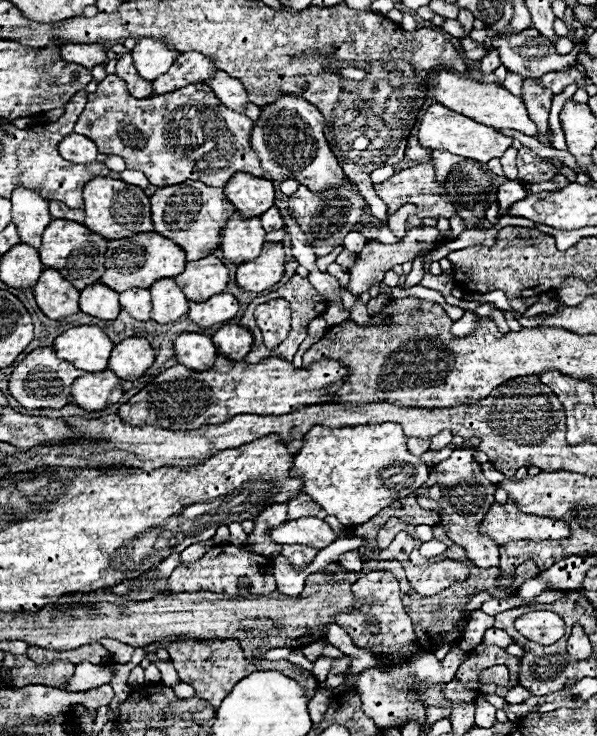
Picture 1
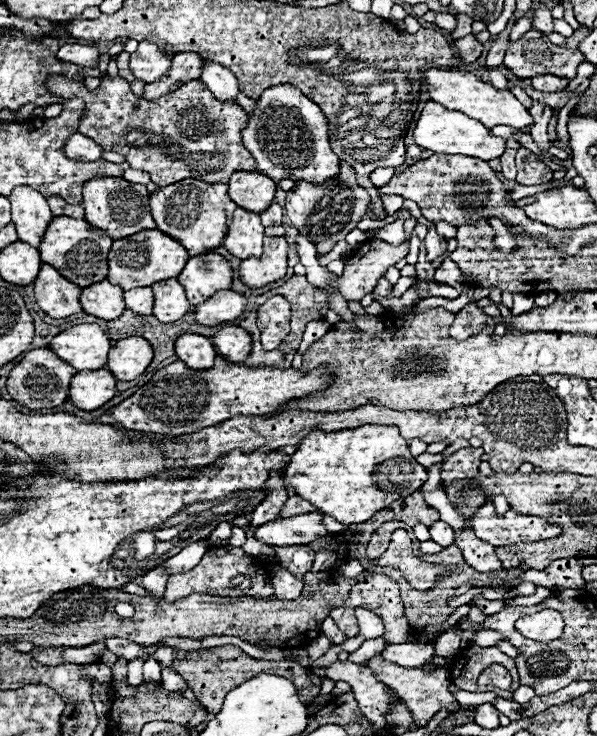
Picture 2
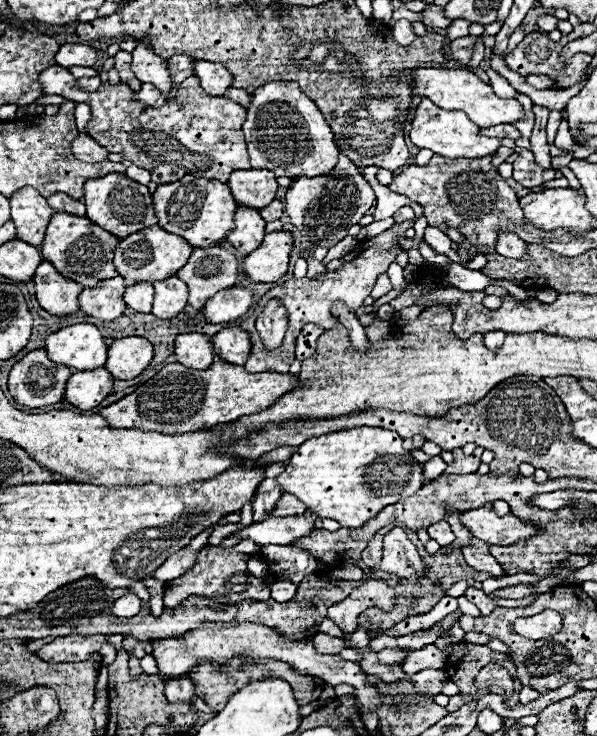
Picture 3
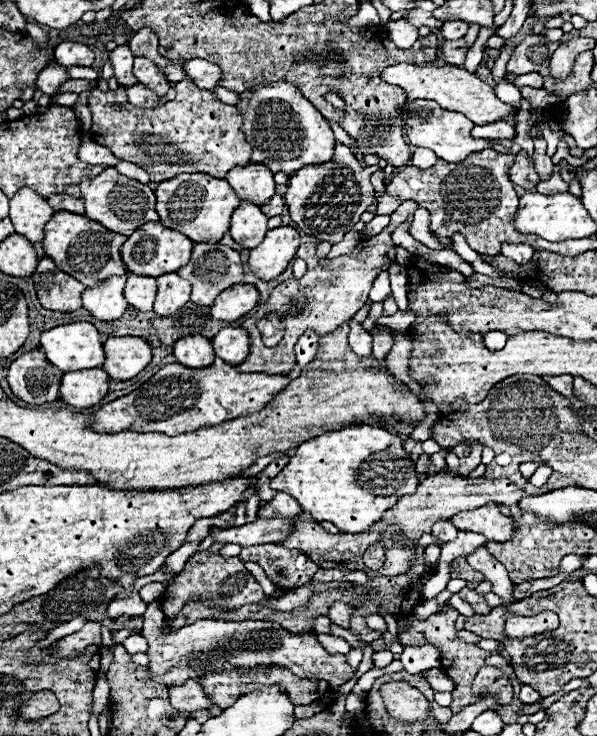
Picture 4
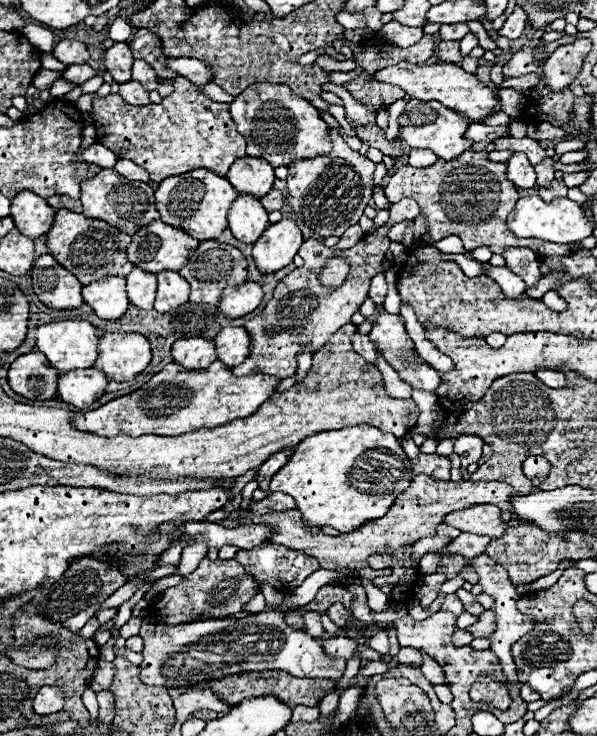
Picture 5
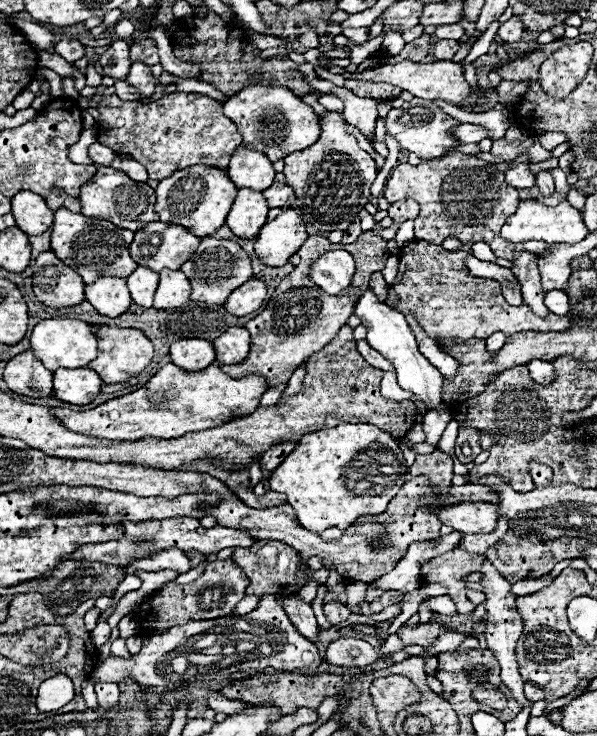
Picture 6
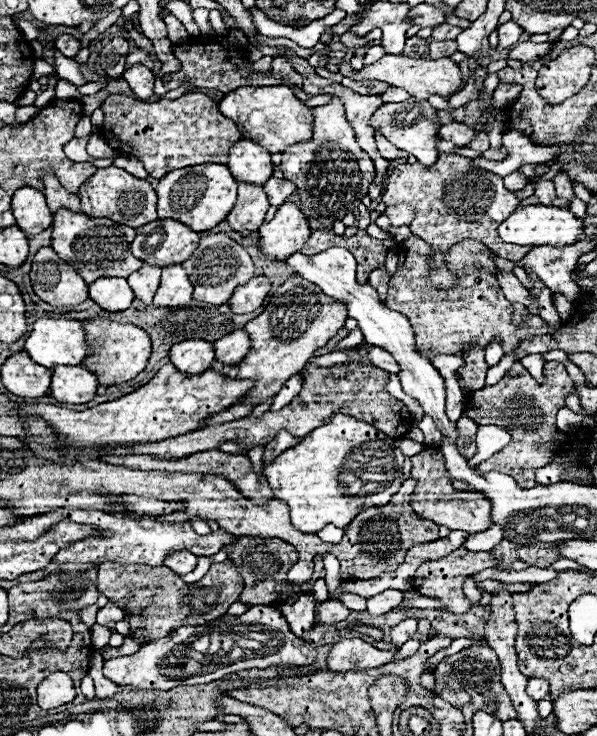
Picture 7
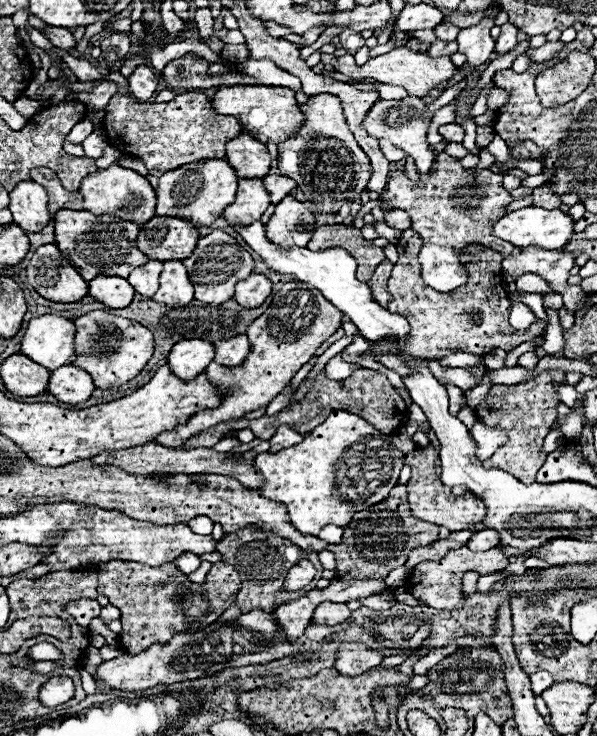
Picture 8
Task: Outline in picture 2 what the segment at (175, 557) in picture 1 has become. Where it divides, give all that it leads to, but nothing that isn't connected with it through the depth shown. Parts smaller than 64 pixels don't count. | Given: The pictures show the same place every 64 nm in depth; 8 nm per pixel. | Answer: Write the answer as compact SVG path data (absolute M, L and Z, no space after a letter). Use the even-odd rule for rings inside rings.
M160 564L160 566L156 566L154 570L150 570L150 572L142 578L142 586L148 590L148 594L150 594L150 596L160 598L160 596L162 596L162 592L164 592L166 580L168 580L166 564Z

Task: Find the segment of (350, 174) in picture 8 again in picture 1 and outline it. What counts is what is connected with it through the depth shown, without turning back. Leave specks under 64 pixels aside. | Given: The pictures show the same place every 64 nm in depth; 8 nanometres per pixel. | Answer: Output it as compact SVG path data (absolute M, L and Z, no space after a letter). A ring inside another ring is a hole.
M346 180L344 188L330 190L330 192L324 192L324 194L314 194L306 186L300 184L296 194L290 196L288 204L290 204L292 216L298 220L300 230L306 234L306 242L314 248L316 256L326 256L336 246L340 246L344 236L350 232L350 228L354 224L358 224L360 216L364 214L364 206L366 206L364 198L354 190L350 180Z

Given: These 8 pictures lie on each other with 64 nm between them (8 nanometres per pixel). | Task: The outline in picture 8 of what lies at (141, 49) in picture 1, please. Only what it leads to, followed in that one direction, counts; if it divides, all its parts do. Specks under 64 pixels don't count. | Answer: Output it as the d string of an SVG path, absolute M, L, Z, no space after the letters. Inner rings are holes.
M138 66L130 76L128 76L128 84L130 84L130 92L134 98L138 100L148 100L154 96L156 86L158 86L158 76L154 74L154 70L150 66Z

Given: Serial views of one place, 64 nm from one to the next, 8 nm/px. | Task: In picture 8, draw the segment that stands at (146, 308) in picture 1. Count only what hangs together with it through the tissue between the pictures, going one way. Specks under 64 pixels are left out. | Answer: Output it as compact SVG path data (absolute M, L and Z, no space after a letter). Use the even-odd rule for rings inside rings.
M150 260L148 264L140 266L138 270L134 270L128 276L128 282L134 286L134 290L138 294L142 294L144 298L152 298L154 292L158 290L158 278L162 272L162 262L158 260Z

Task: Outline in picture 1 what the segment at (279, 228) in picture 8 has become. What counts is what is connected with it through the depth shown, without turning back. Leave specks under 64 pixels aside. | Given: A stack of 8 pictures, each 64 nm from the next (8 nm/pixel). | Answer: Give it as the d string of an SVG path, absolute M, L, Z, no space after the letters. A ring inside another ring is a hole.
M266 242L260 256L238 266L236 284L246 292L262 292L278 284L284 276L284 248L282 244Z

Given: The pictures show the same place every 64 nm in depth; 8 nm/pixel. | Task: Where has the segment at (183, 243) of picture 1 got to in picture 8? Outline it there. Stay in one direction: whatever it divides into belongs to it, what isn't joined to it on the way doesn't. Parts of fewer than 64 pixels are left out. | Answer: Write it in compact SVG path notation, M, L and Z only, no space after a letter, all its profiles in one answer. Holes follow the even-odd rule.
M208 160L180 166L178 170L170 170L160 176L160 184L156 188L156 214L190 220L196 228L212 226L212 222L218 220L224 214L224 210L234 202L236 184L238 176L234 168L228 166L228 160Z

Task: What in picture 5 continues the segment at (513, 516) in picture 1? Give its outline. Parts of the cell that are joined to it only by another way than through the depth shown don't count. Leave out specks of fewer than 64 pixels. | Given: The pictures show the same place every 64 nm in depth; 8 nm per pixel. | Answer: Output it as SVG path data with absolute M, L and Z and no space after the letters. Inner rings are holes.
M482 504L458 510L454 514L448 514L444 522L458 528L460 532L474 532L492 538L502 538L508 528L500 518L500 508L494 504Z

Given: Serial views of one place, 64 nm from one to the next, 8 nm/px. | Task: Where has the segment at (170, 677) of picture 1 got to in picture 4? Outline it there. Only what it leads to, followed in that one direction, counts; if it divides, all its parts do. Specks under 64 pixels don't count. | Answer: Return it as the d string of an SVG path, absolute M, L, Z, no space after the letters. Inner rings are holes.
M192 682L182 684L182 686L170 686L170 704L186 714L214 706L210 700L206 700L206 694L198 684L196 684L196 696L192 696L192 692L194 692L192 688L194 688Z

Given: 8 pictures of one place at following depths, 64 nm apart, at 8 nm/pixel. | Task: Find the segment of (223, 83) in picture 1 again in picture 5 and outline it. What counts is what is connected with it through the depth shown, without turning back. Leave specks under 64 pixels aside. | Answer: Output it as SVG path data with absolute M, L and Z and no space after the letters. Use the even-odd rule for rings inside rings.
M168 58L166 66L170 70L176 70L184 78L190 78L190 82L196 86L206 86L214 78L214 70L210 70L210 66L200 60L170 60Z

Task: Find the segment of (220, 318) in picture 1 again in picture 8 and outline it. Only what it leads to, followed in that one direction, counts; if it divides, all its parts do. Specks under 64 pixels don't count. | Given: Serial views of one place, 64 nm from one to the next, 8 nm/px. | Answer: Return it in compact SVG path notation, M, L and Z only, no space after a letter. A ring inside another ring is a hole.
M252 274L248 280L238 282L234 300L242 308L252 310L258 308L270 296L270 290L272 290L272 282L264 274Z

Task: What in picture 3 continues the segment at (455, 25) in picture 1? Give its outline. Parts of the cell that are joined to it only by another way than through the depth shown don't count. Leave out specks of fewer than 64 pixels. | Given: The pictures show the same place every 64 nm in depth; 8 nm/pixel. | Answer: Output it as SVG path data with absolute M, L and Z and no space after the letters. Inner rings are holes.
M436 4L428 6L428 8L422 12L422 16L424 16L422 22L424 22L426 26L430 26L430 28L444 28L444 30L446 30L446 28L452 24L452 20L442 14L442 7Z

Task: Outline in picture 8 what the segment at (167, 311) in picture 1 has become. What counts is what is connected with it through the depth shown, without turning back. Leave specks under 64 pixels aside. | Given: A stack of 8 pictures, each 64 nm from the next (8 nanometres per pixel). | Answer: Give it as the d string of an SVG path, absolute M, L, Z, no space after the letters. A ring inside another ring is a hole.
M164 262L164 270L160 274L160 288L152 300L166 306L186 306L194 300L194 288L182 262Z

